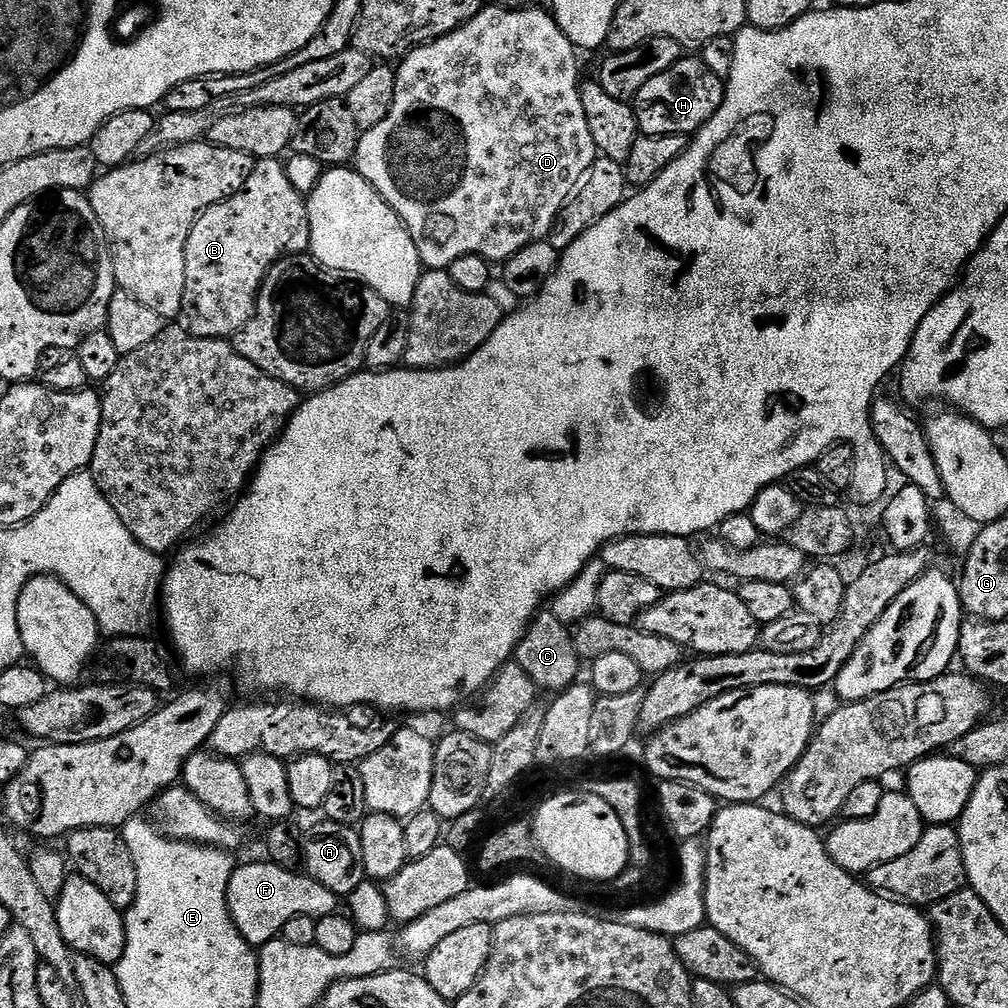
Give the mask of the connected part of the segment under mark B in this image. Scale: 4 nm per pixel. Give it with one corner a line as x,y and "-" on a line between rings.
256,160
246,186
230,198
210,206
194,222
186,242
186,290
183,323
191,336
222,340
235,337
246,326
256,308
260,283
283,256
304,254
310,248
310,218
305,193
294,190
286,178
284,160

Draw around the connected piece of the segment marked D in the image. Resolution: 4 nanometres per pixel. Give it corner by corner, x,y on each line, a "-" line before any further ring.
485,6
458,30
431,40
429,44
413,48
399,61
396,68
394,106
390,106
390,114
386,114
386,118
382,118
378,126
367,129
359,137
354,168
362,178
366,178
370,186
374,186
376,193
391,206
394,214
398,214
410,238
414,238
414,246
425,269
447,270
457,258
462,258
462,254
478,254
489,262
503,262
528,244
545,239
551,232
566,198
570,198
570,190
574,190
578,183
579,176
585,170
590,170
592,163
598,159
590,125
582,110
582,75
580,76
580,60
576,56
579,56
577,48
570,42
570,38
566,38
566,34
562,34
551,11
544,9
543,12
540,6
520,9

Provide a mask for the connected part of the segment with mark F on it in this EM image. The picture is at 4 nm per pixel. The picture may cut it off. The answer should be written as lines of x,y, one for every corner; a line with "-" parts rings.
271,862
264,864
243,864
232,873
228,883
228,909
246,942
263,946
277,939
283,933
290,918
309,916
321,920
337,915
341,897
335,896
322,882
300,870
283,868

